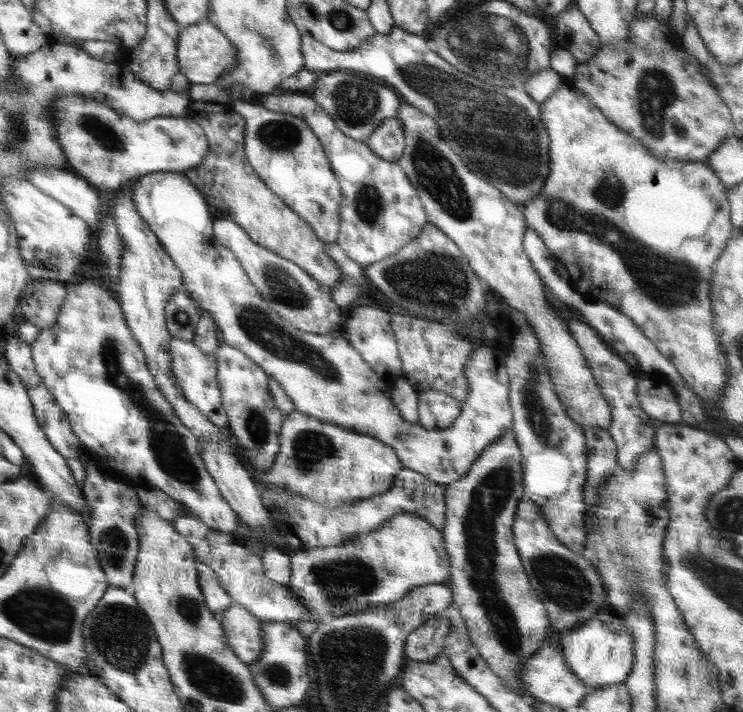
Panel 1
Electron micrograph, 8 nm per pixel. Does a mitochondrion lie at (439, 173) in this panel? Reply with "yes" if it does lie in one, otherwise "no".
yes

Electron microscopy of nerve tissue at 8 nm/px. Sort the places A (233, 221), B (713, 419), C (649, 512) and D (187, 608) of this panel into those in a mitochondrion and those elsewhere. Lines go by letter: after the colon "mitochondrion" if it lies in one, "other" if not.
A: other
B: other
C: mitochondrion
D: mitochondrion

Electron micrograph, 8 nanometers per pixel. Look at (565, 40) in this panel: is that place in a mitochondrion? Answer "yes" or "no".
no

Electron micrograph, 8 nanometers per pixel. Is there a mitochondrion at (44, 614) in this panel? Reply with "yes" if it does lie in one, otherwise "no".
yes

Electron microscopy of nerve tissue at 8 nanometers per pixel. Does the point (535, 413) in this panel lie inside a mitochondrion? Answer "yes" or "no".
yes

